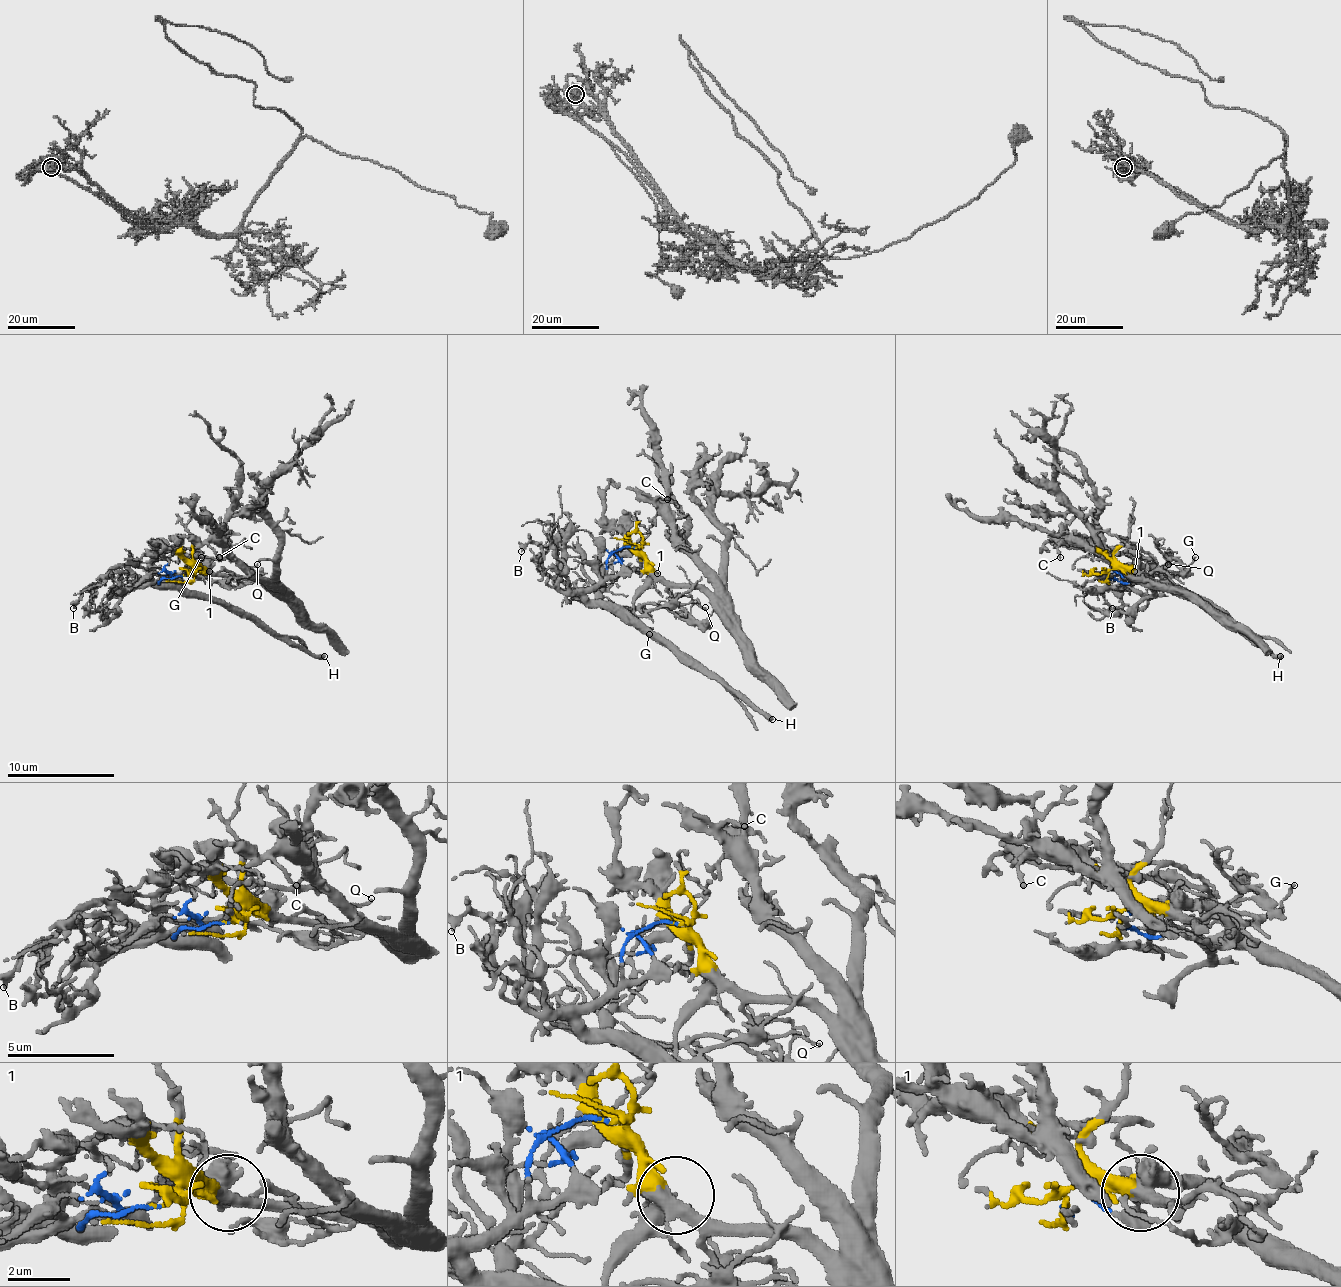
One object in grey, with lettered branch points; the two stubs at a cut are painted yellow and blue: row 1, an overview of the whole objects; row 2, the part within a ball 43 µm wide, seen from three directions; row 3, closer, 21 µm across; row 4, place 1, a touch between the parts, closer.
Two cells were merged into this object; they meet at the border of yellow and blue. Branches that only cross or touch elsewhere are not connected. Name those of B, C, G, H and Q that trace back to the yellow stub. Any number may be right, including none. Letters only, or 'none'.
C

